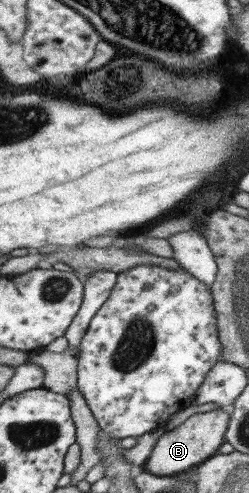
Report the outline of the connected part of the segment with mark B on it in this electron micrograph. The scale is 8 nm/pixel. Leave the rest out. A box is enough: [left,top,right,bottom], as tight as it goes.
[141,409,229,477]

